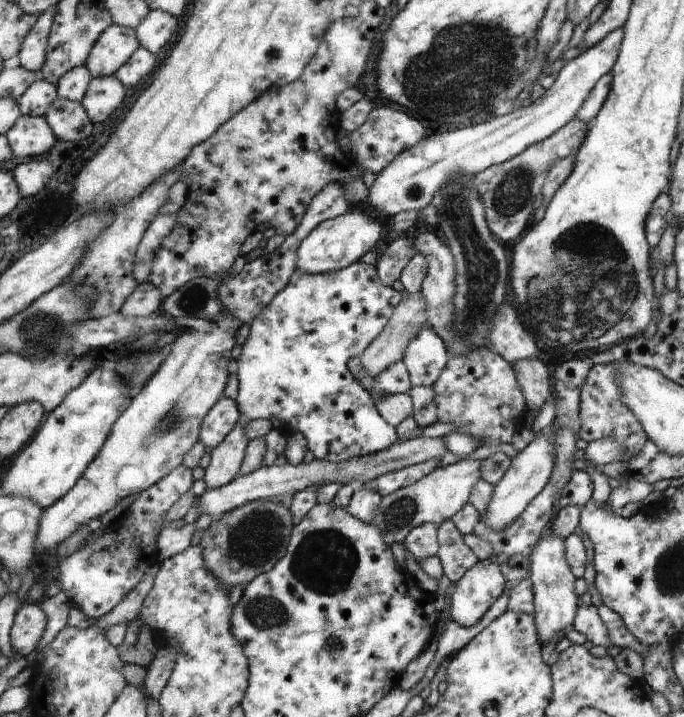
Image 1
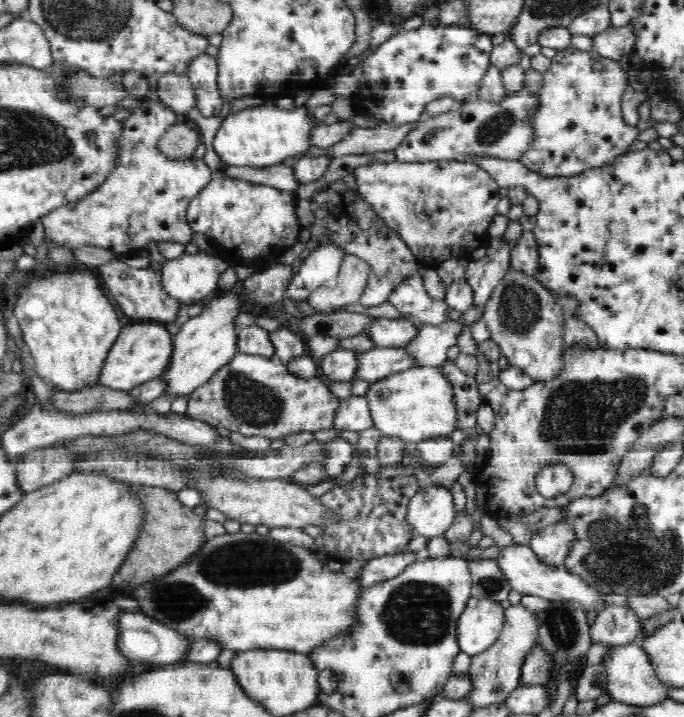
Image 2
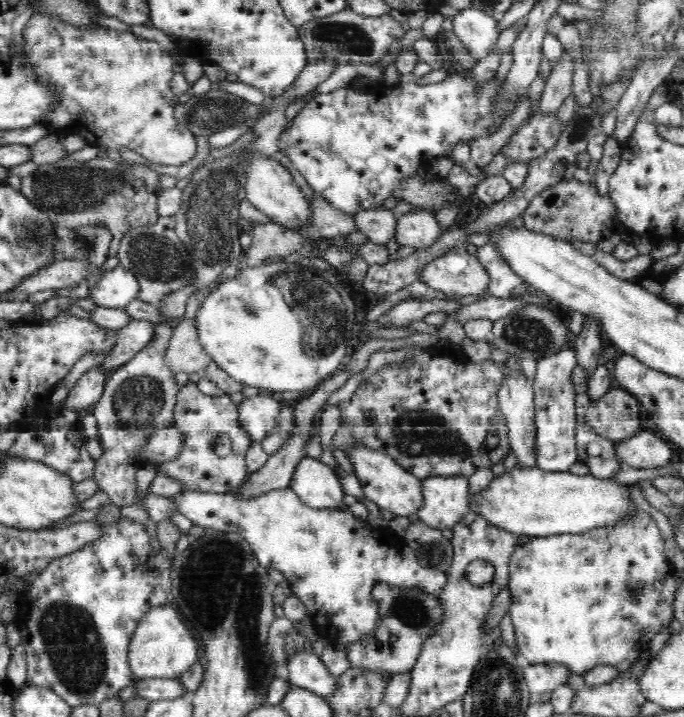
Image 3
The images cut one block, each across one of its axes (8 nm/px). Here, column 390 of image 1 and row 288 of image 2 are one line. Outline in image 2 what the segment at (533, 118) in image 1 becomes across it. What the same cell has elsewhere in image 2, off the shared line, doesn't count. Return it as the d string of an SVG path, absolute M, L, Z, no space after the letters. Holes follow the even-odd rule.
M203 251L196 255L185 252L163 264L161 286L182 305L198 304L218 291L220 274L229 265L224 258Z

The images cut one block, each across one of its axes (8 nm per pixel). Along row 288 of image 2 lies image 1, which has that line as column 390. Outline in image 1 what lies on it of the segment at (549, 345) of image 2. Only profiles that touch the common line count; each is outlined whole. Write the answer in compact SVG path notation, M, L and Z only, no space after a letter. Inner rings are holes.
M464 459L446 468L437 468L414 485L384 496L370 525L378 526L378 530L382 530L386 544L401 544L414 526L432 522L438 528L444 521L452 519L462 506L469 504L470 493L481 480L480 460Z

